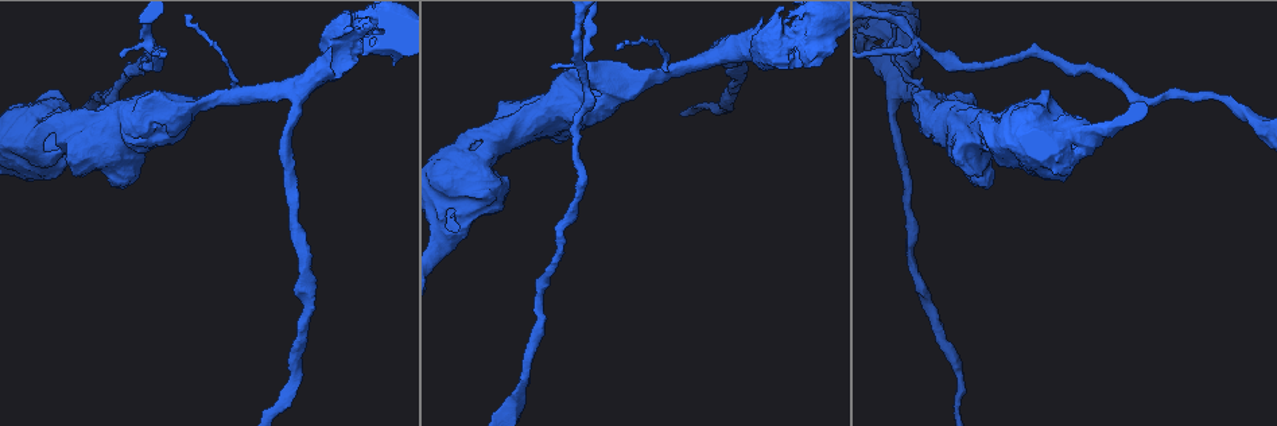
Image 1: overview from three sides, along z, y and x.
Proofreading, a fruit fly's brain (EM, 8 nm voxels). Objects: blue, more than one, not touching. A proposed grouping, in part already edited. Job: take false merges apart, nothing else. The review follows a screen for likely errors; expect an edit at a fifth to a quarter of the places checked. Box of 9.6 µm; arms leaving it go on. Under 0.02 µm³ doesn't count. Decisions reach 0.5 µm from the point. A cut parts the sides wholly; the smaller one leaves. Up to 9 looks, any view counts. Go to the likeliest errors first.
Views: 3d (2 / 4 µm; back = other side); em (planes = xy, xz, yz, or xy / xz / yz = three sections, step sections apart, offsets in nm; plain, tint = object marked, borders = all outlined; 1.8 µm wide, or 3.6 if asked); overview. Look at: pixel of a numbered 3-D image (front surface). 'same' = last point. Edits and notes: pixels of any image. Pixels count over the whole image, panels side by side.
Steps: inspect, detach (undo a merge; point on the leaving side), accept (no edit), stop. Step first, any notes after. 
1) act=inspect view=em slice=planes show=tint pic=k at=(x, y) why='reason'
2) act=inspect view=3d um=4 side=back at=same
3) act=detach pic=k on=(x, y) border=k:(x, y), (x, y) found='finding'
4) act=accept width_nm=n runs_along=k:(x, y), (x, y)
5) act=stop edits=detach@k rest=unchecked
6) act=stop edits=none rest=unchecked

act=inspect view=3d um=4 pic=1 at=(914, 43) why='a fork'

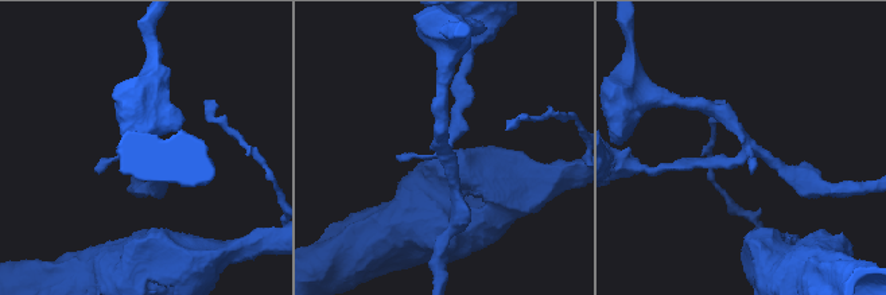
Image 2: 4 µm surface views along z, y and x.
act=inspect view=em slice=planes show=tint pic=2 at=(449, 155) why='need the tissue'

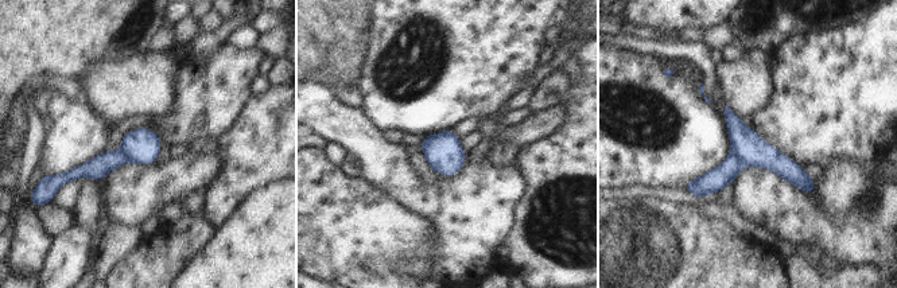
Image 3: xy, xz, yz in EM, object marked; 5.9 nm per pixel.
act=detach pic=3 on=(714, 181) part_leaving=3:(123, 159), (70, 176) found='a second neuron is stuck on'

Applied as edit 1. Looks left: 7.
act=inspect view=overview why='see it whole again'

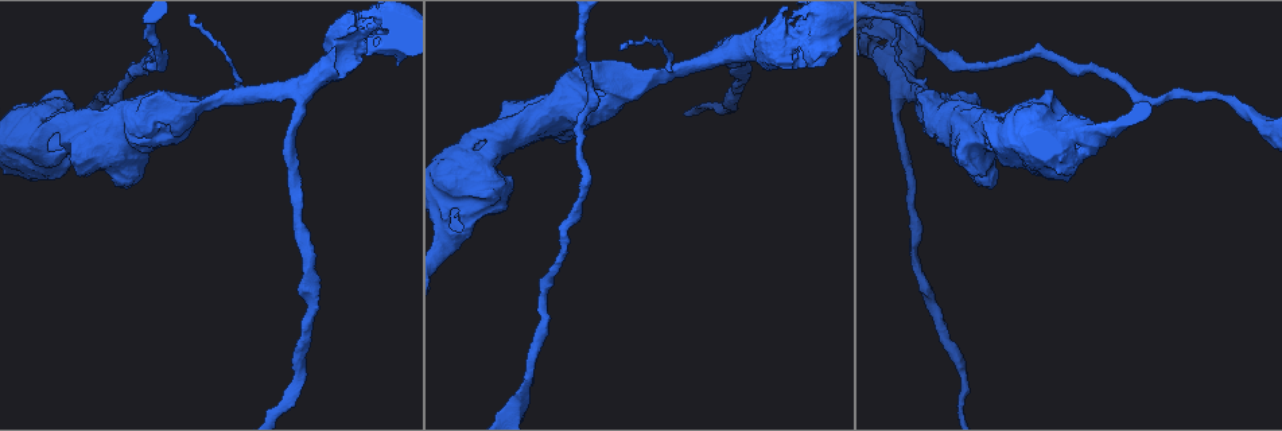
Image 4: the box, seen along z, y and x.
act=inspect view=em slice=planes show=tint pic=4 at=(53, 141) why='abrupt turn'

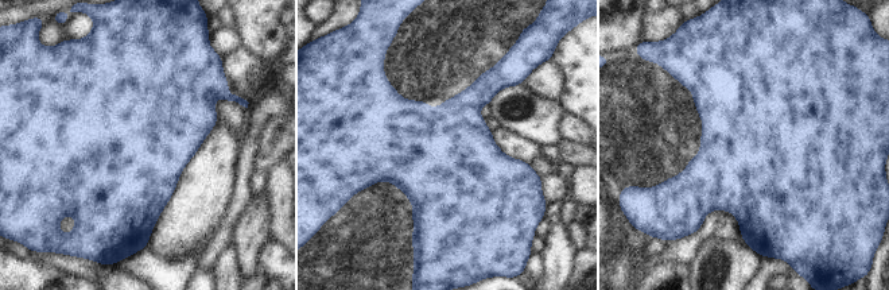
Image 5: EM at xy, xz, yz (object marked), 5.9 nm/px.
act=accept width_nm=600 found='all the same neuron'

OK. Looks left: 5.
act=inspect view=3d um=2 pic=4 at=(676, 72) why='thick turns thin'

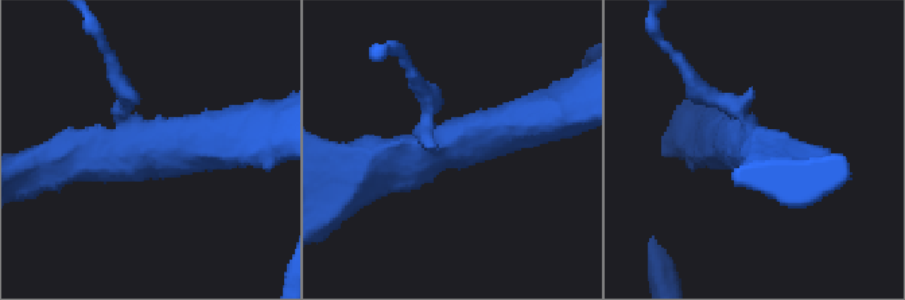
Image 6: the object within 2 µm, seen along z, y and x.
act=inspect view=em slice=xz step=4 show=tint pic=6 at=(133, 147) why='now the EM'

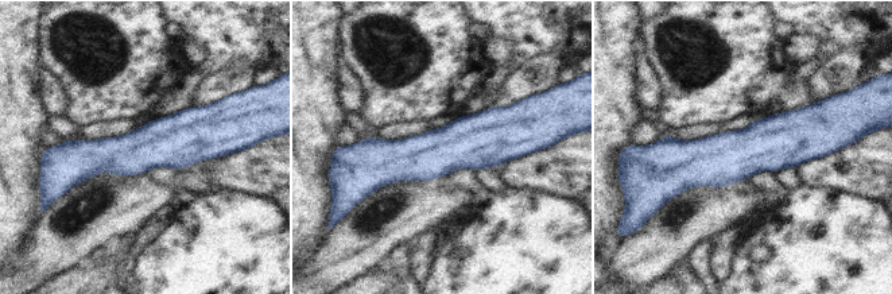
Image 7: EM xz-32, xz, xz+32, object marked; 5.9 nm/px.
act=inspect view=em slice=planes show=tint at=same

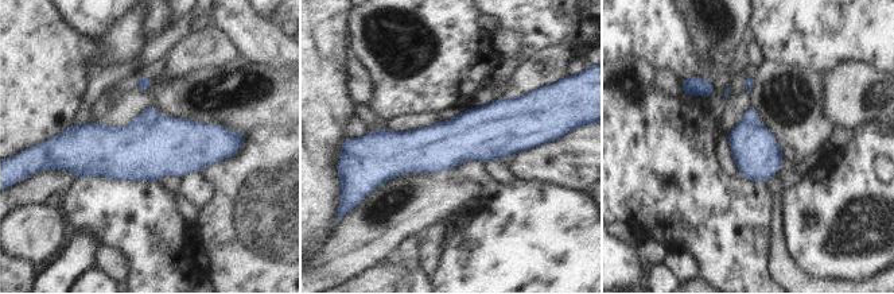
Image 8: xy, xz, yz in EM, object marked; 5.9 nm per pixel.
act=detach pic=8 on=(148, 115) found='two neurons meet here'

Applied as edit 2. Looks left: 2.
act=stop edits=detach@3,detach@8 rest=unchecked

